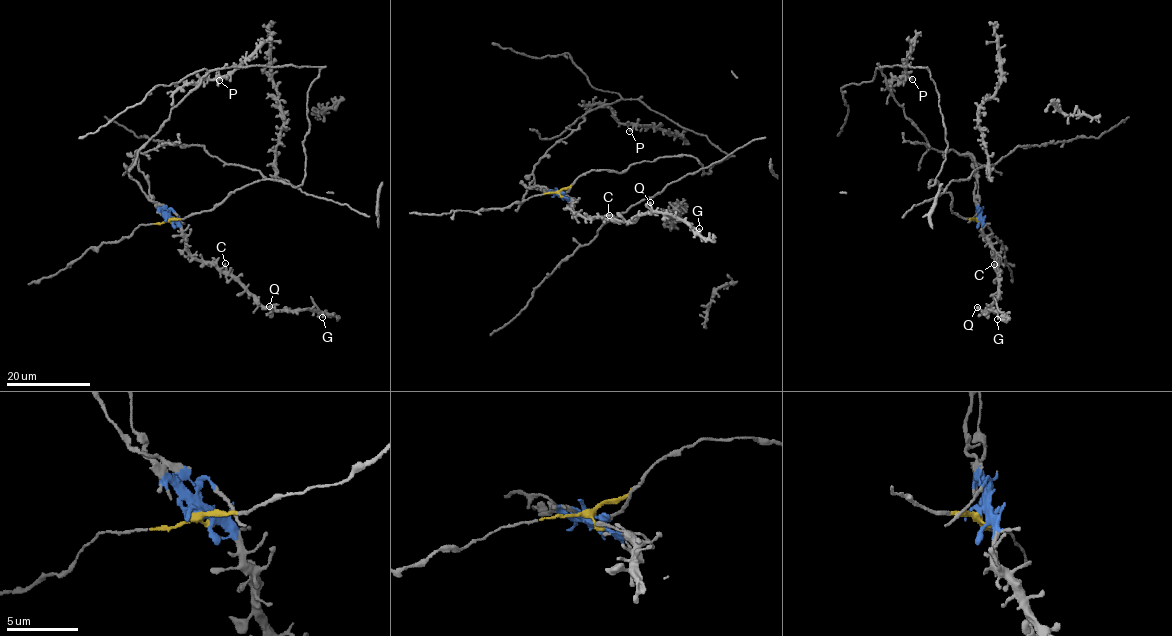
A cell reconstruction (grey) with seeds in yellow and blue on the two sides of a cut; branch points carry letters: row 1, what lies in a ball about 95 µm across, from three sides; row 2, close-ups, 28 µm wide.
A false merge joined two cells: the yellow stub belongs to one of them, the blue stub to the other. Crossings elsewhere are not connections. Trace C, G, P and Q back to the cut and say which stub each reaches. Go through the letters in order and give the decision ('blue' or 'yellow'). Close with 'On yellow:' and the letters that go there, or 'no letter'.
C: blue
G: blue
P: yellow
Q: blue
On yellow: P

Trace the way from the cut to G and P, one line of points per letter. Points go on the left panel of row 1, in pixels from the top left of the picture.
G: (168, 219), (180, 228), (185, 248), (231, 273), (261, 304), (275, 309), (317, 310), (322, 317)
P: (168, 219), (213, 210), (263, 179), (303, 183), (307, 93), (320, 68), (228, 66), (196, 85), (219, 80)

